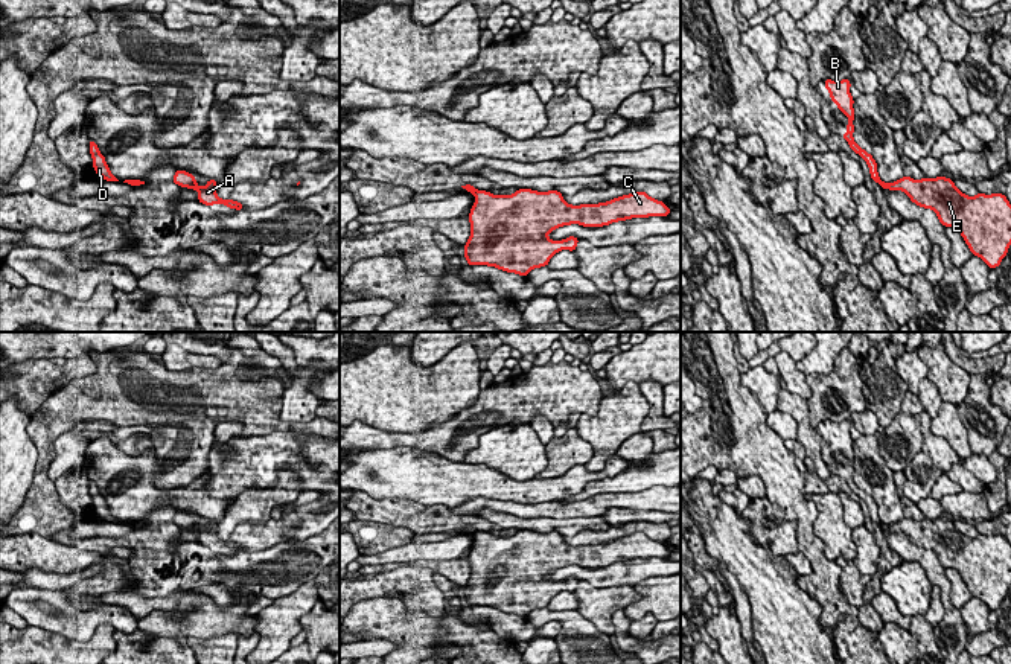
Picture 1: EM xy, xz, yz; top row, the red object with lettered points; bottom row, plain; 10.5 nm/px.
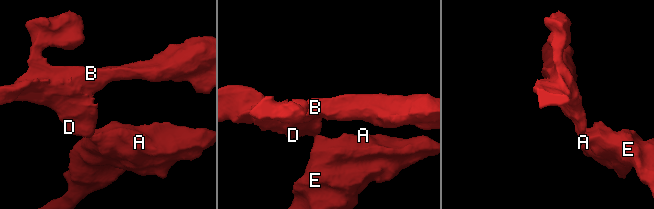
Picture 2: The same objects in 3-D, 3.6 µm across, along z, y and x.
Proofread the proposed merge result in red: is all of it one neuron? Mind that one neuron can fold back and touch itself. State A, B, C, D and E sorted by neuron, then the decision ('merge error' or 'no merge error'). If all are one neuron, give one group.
A C E / B D | merge error

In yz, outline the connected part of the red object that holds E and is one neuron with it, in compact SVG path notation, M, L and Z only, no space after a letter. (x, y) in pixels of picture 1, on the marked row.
M901 177L894 183L880 183L882 189L903 190L912 203L932 209L944 227L961 231L973 256L981 257L990 270L1000 265L1011 245L1011 204L1002 193L962 193L953 180L914 180Z

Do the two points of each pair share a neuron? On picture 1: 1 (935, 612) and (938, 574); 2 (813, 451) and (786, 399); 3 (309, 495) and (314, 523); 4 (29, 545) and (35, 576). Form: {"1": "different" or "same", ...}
{"1": "different", "2": "same", "3": "different", "4": "different"}

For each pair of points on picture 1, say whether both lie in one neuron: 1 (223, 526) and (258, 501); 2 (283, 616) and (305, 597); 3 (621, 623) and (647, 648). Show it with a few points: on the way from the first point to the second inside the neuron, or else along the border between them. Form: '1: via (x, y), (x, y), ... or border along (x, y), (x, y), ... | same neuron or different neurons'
1: via (232, 518), (248, 506) | same neuron
2: via (288, 611), (300, 602) | same neuron
3: via (621, 632), (638, 646) | same neuron

